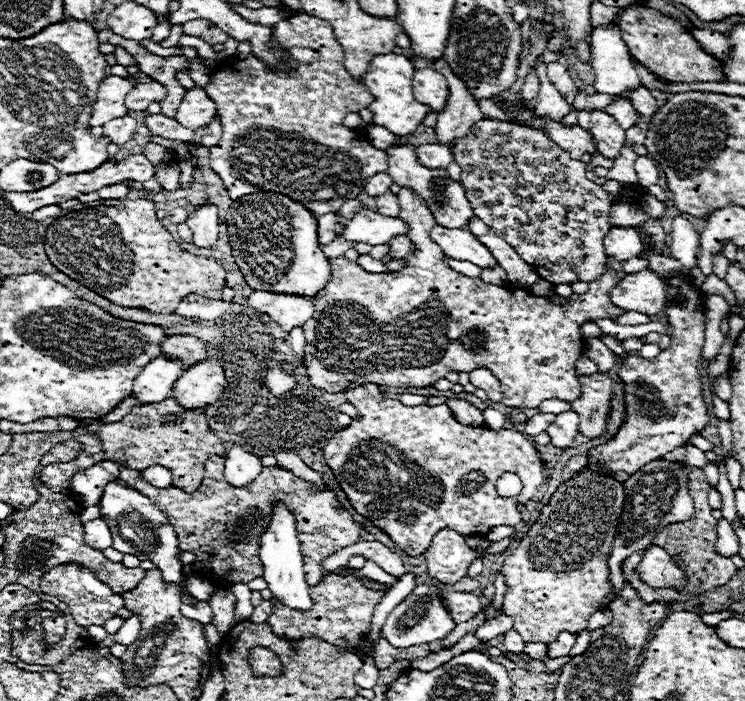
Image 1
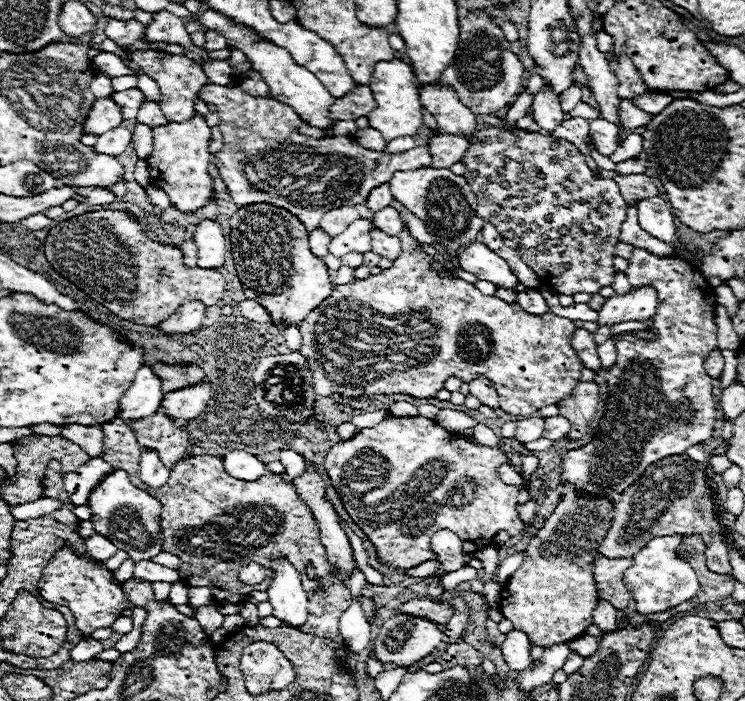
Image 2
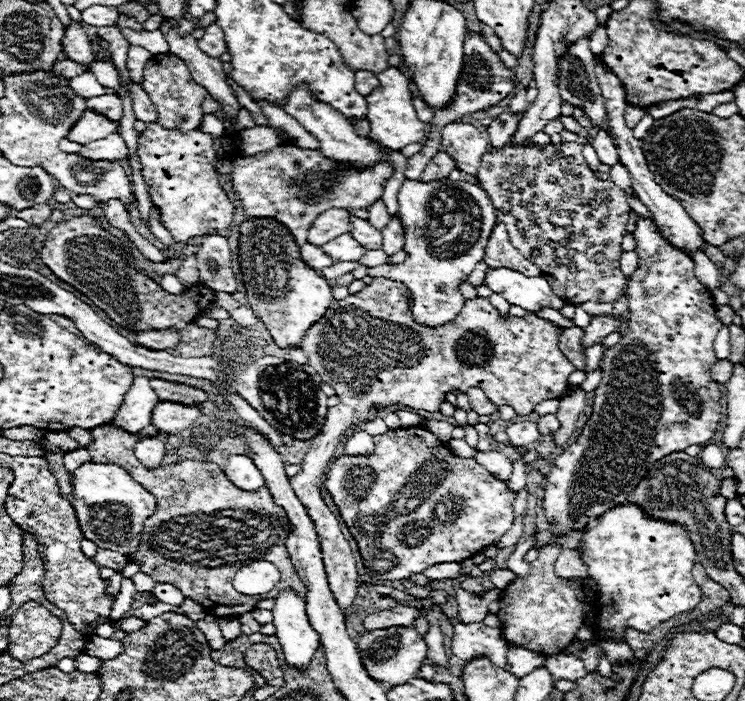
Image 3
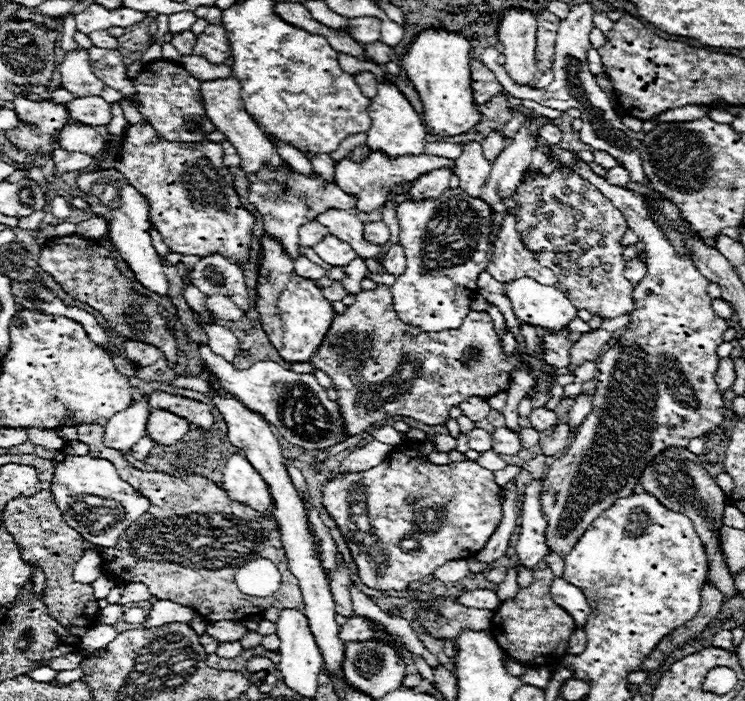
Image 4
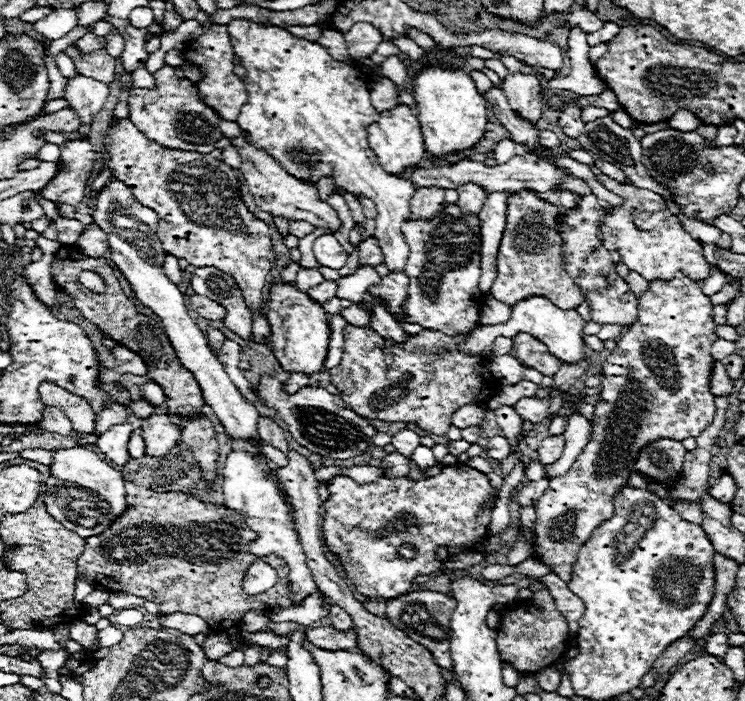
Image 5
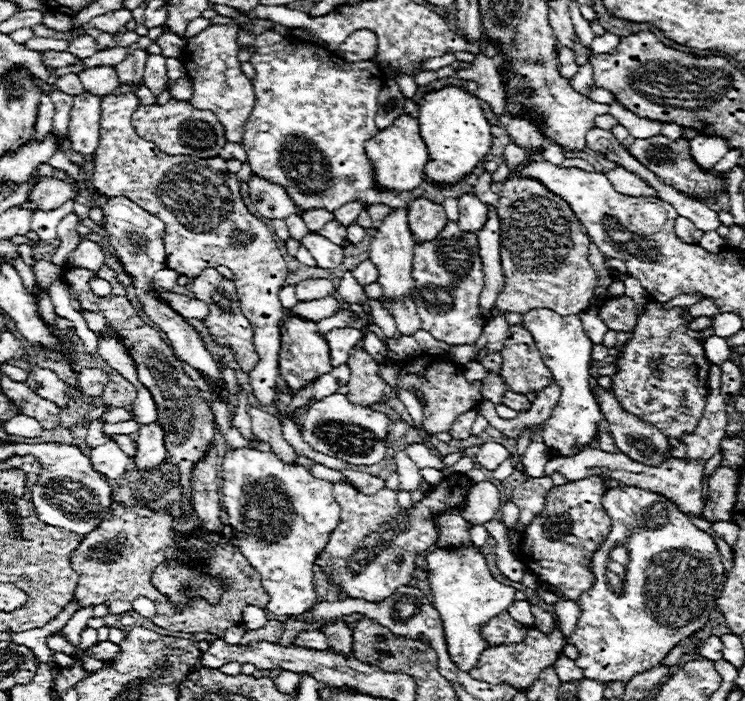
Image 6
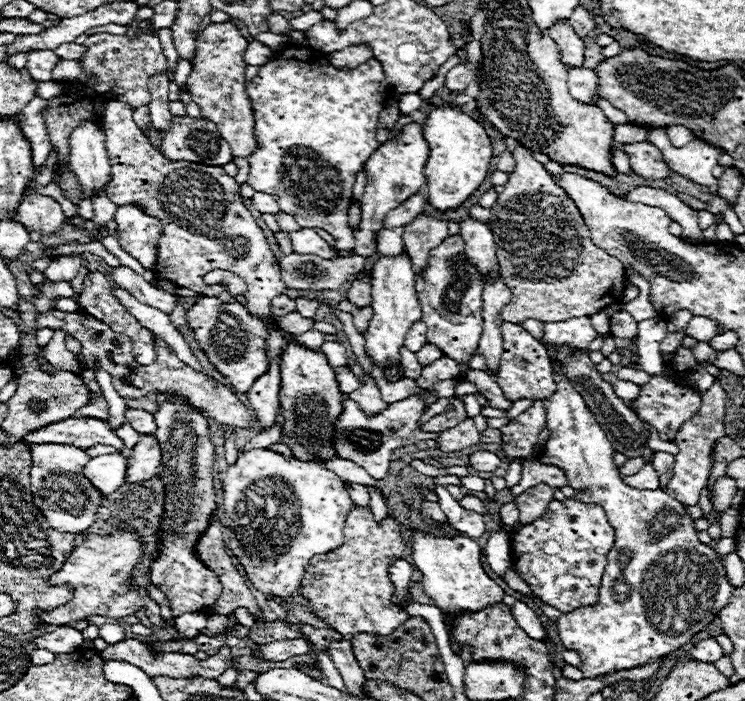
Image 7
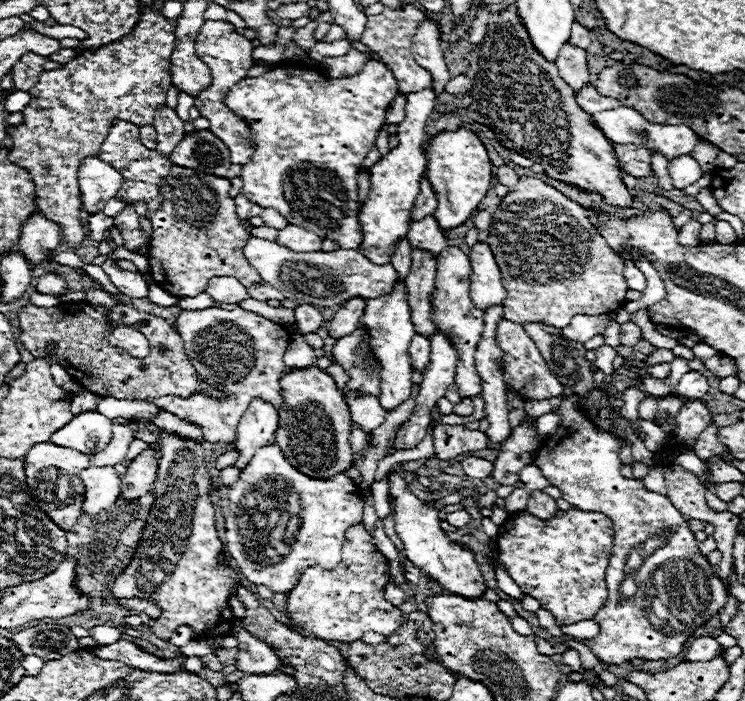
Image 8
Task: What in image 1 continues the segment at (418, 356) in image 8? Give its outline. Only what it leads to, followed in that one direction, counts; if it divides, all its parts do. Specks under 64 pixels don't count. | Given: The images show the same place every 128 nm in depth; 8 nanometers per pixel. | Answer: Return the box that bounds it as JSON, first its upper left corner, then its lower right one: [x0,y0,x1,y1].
[376,190,400,216]

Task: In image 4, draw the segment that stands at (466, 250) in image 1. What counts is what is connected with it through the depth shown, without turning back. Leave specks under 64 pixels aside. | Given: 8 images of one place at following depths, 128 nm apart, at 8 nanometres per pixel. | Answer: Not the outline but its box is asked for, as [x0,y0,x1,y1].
[502,278,578,332]

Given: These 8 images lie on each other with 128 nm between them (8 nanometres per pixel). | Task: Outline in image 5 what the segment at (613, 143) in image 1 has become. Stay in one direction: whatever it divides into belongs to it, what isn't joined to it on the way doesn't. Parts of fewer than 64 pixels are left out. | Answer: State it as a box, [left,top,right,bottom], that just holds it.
[596,160,626,182]

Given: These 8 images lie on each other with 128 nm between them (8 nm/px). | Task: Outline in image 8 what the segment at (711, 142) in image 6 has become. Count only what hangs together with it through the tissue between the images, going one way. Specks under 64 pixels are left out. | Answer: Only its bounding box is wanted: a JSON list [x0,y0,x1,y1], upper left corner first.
[668,154,702,190]

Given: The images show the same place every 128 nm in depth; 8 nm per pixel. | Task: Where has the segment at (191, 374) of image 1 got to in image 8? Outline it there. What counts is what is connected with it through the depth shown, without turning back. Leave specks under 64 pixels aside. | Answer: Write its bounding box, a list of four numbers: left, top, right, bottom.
[120,446,160,500]

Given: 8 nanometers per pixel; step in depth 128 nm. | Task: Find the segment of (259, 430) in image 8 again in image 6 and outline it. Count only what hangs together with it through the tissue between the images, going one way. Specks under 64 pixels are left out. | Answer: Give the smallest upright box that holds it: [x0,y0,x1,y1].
[92,94,286,404]

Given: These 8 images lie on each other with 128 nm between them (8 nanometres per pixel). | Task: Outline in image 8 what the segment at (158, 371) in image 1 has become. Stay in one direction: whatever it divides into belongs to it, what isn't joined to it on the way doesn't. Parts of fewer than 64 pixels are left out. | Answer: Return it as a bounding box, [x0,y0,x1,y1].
[80,466,120,516]

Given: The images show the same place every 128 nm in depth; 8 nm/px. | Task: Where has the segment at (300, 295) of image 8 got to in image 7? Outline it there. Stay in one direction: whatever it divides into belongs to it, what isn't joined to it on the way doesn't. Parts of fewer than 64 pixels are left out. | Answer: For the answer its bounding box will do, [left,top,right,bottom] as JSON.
[278,254,364,290]

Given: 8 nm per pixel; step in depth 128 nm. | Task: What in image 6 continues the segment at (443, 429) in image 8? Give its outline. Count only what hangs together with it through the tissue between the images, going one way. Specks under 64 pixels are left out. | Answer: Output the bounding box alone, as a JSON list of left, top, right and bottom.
[450,410,478,440]

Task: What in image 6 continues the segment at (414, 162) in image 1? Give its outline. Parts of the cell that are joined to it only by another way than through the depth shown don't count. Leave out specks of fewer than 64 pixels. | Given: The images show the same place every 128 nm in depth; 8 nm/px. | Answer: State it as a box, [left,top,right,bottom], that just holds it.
[412,222,484,344]

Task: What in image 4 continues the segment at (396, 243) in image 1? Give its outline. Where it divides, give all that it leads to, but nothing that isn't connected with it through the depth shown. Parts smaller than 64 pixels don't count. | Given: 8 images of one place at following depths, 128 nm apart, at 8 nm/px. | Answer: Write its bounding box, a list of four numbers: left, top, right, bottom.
[316,208,382,260]

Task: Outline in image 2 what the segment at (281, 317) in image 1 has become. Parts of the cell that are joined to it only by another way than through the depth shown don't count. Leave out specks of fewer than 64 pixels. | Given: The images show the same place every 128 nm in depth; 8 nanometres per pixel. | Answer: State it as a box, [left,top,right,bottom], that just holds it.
[238,298,302,350]

